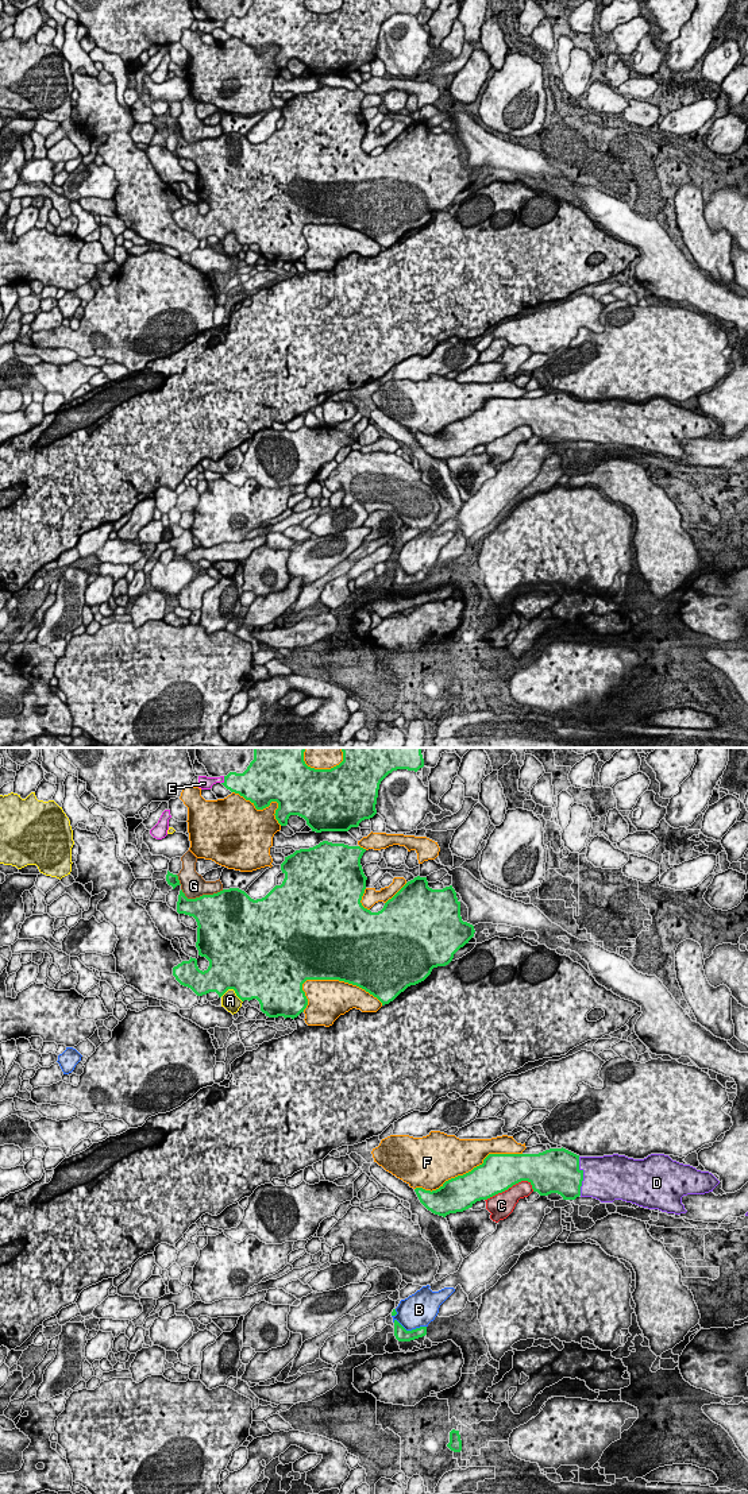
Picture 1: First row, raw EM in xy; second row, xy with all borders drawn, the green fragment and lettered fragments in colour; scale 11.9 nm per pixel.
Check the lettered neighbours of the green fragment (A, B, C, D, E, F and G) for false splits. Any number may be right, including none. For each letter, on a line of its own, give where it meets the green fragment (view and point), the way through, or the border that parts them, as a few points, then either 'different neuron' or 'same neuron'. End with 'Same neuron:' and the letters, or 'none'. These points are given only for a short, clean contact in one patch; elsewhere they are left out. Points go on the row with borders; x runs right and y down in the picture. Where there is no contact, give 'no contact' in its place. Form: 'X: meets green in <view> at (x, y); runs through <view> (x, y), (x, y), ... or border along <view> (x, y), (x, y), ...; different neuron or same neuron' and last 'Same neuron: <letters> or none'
A: meets green in xy at (232, 988); different neuron
B: meets green in xy at (409, 1331); different neuron
C: meets green in xy at (509, 1186); different neuron
D: meets green in xy at (582, 1176); same neuron
E: meets green in xy at (224, 780); different neuron
F: meets green in xy at (469, 1172); different neuron
G: meets green in xy at (201, 896); different neuron
Same neuron: D

